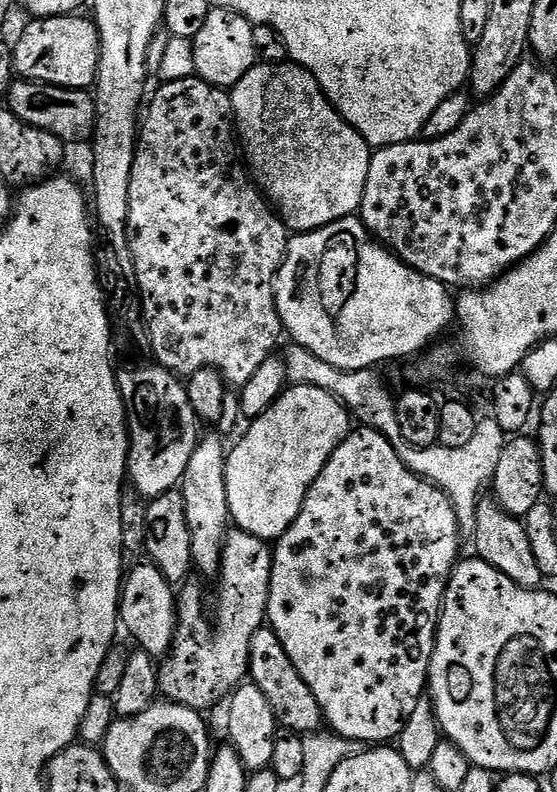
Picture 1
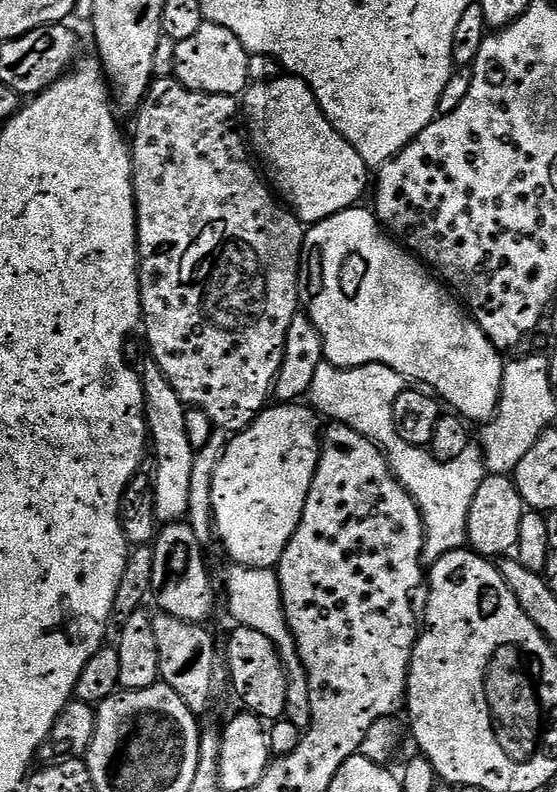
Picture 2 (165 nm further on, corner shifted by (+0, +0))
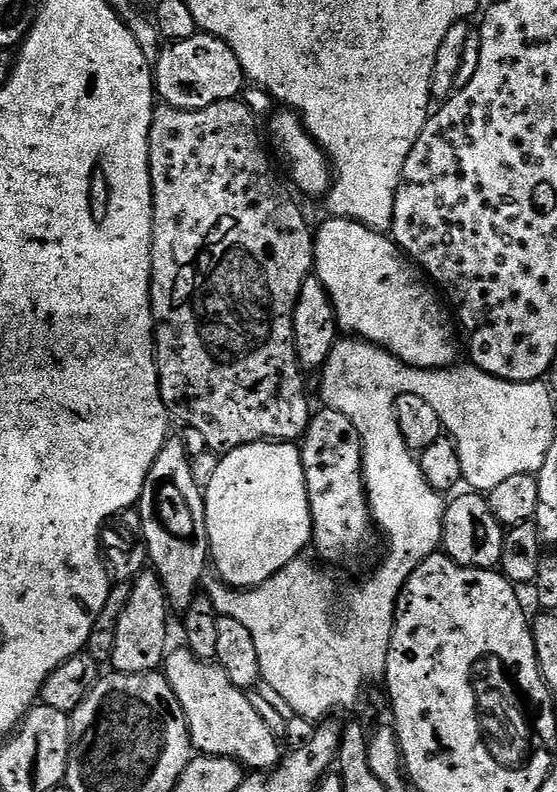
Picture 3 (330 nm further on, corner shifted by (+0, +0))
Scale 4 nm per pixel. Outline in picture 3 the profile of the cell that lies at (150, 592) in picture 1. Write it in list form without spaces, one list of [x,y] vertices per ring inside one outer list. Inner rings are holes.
[[[186,646],[169,651],[162,665],[162,674],[170,682],[182,710],[186,714],[188,733],[192,739],[192,747],[205,757],[224,757],[236,760],[248,770],[271,770],[280,763],[282,751],[272,728],[260,717],[260,712],[248,701],[249,693],[243,688],[234,686],[230,678],[219,666],[219,663],[203,660],[195,656]]]

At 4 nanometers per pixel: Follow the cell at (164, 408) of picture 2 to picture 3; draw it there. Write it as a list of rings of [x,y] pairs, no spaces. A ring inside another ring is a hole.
[[[175,438],[165,440],[164,448],[158,454],[158,458],[146,478],[146,486],[142,490],[138,505],[140,531],[146,534],[148,559],[162,582],[164,593],[168,596],[169,609],[173,613],[177,612],[177,614],[187,612],[188,607],[195,602],[198,593],[201,591],[202,581],[205,579],[204,571],[209,571],[210,568],[204,494],[201,481],[192,469],[192,462],[193,457],[188,456],[188,448],[182,441],[175,440]]]

